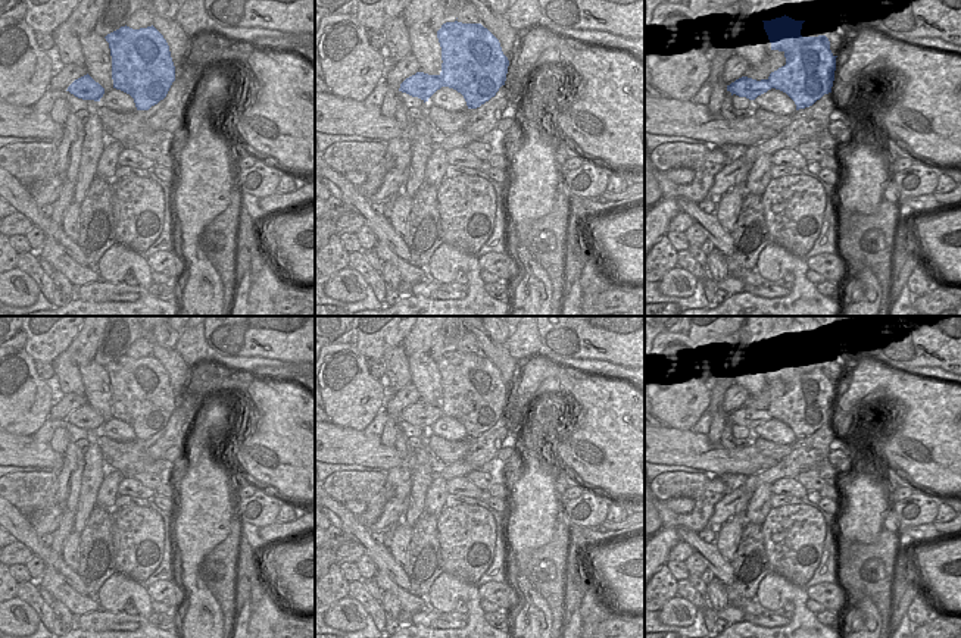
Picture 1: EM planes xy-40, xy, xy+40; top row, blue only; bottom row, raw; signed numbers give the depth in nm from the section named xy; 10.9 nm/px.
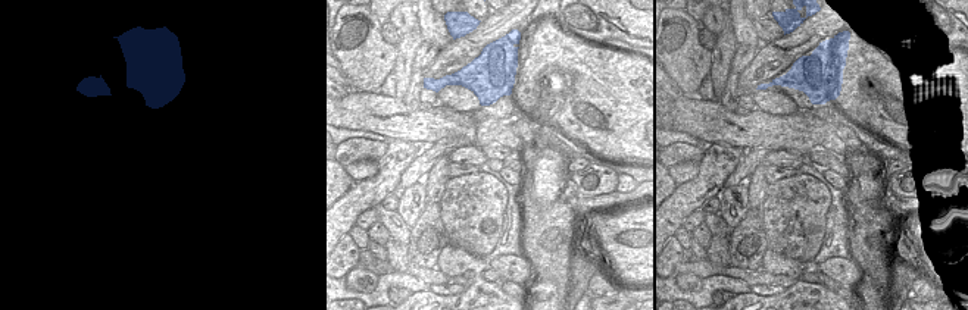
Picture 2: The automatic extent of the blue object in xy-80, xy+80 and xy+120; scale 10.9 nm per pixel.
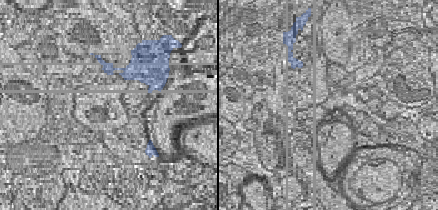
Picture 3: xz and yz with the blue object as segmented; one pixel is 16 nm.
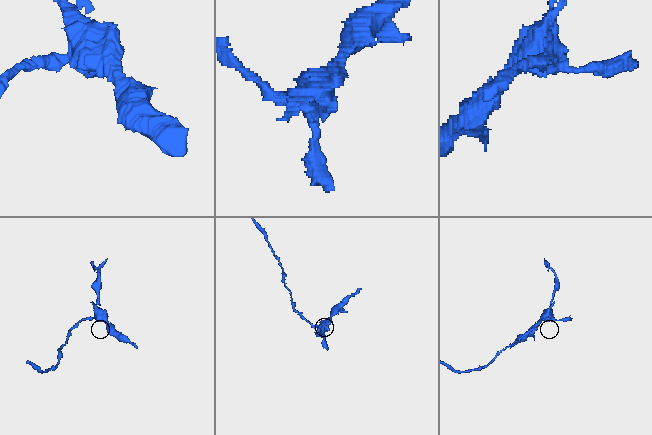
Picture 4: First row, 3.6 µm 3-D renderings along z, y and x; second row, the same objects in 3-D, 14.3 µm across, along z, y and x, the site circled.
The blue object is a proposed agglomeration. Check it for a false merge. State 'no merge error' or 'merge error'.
merge error

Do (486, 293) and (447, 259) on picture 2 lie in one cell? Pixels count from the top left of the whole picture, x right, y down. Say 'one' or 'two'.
one

